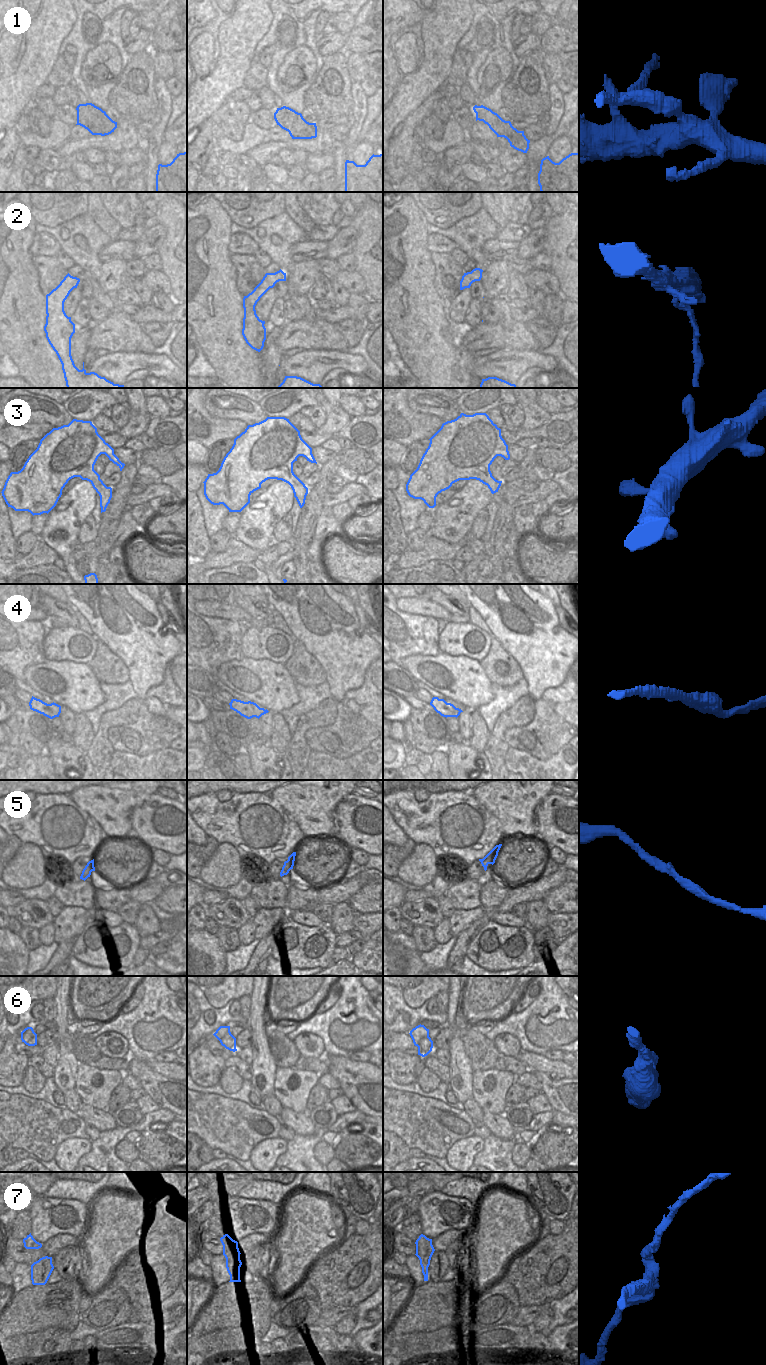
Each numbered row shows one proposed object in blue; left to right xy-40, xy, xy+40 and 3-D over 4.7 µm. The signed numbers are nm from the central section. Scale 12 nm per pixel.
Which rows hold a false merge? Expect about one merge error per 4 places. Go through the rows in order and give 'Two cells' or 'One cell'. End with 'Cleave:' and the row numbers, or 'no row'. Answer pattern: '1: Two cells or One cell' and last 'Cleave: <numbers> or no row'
1: Two cells
2: One cell
3: One cell
4: One cell
5: One cell
6: One cell
7: Two cells
Cleave: 1, 7

